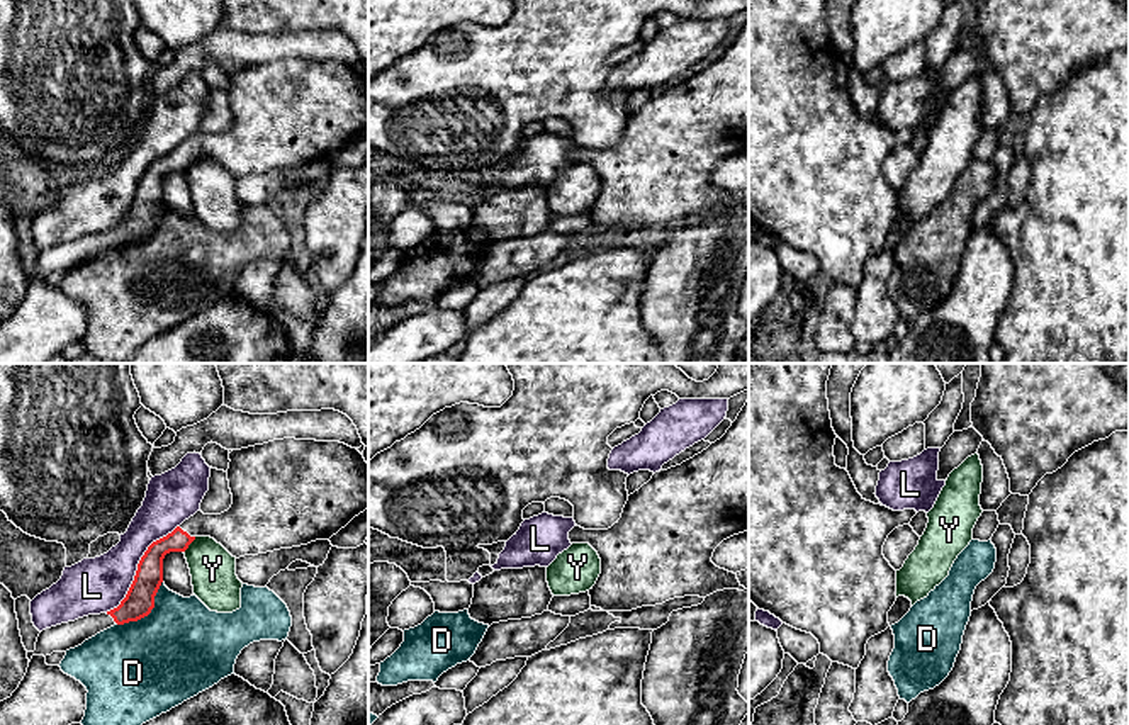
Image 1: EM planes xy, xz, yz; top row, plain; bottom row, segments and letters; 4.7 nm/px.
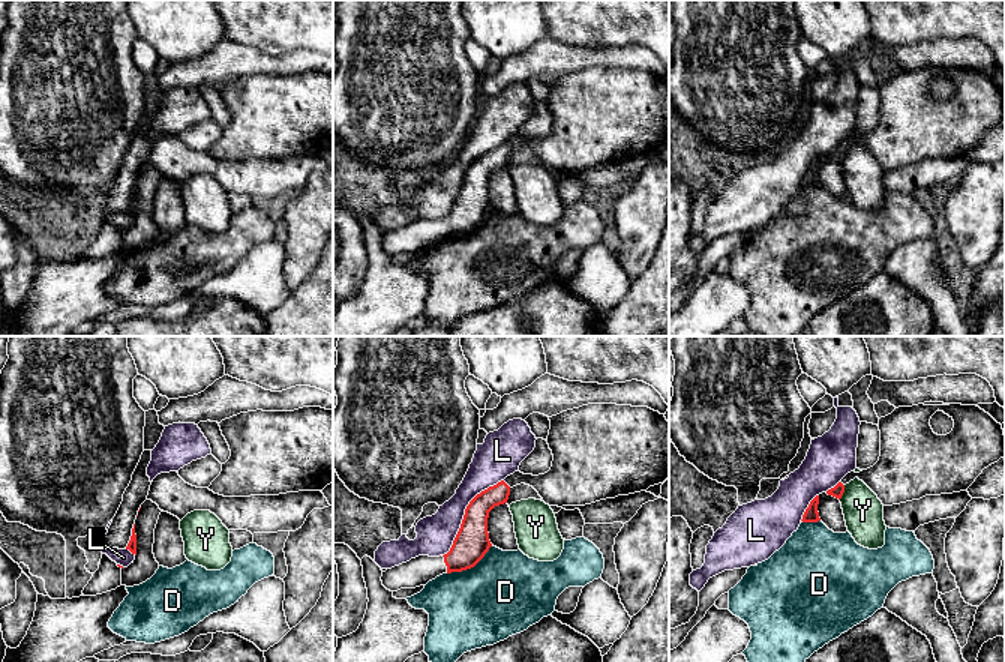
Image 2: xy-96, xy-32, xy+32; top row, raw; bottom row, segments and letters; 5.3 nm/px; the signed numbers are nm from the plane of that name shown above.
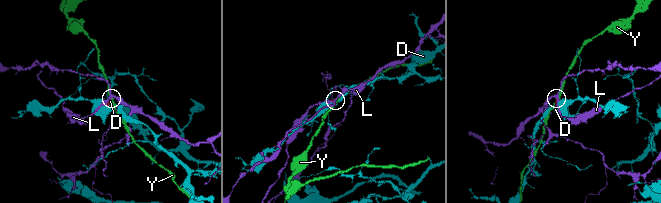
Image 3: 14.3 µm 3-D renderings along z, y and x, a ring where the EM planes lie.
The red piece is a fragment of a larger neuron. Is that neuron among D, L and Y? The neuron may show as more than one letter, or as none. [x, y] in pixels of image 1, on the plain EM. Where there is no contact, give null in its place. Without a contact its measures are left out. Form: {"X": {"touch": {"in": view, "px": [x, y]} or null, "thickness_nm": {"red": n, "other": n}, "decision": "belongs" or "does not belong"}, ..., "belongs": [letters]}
{"D": {"touch": {"in": "xy", "px": [148, 233]}, "thickness_nm": {"red": 140, "other": 460}, "decision": "does not belong"}, "L": {"touch": {"in": "xy", "px": [138, 187]}, "thickness_nm": {"red": 140, "other": 260}, "decision": "does not belong"}, "Y": {"touch": {"in": "xy", "px": [189, 163]}, "thickness_nm": {"red": 130, "other": 220}, "decision": "does not belong"}, "belongs": []}

